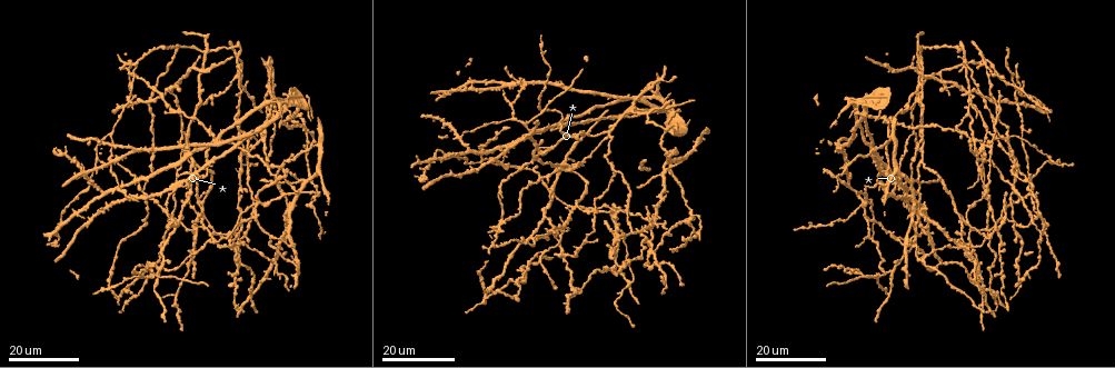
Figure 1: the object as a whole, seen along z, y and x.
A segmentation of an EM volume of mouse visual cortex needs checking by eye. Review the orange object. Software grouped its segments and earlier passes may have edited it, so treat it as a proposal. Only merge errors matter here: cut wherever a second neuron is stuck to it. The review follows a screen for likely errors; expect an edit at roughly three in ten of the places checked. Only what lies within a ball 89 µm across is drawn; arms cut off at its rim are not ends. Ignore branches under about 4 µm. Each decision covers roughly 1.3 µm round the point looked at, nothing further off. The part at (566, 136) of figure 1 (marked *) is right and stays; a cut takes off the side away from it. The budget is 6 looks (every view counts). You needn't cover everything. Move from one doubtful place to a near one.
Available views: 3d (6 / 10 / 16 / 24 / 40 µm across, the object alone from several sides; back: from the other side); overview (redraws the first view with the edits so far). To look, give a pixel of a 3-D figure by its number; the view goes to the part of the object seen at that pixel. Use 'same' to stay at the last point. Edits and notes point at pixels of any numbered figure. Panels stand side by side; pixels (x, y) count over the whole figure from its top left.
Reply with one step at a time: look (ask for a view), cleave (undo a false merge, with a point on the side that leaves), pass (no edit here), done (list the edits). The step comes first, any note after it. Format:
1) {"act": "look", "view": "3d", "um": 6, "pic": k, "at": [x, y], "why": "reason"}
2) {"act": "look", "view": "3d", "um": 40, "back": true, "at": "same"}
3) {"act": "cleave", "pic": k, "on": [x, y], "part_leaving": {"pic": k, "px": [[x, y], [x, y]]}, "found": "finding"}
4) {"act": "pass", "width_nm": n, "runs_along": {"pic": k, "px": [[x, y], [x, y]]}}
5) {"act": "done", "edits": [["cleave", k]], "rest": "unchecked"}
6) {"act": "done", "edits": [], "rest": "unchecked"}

{"act": "look", "view": "3d", "um": 16, "pic": 1, "at": [867, 203], "why": "arms part here"}

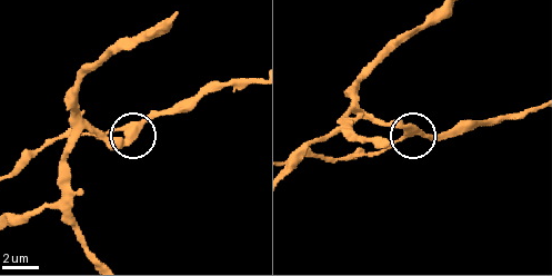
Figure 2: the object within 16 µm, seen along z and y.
{"act": "look", "view": "3d", "um": 10, "pic": 2, "at": [410, 133]}

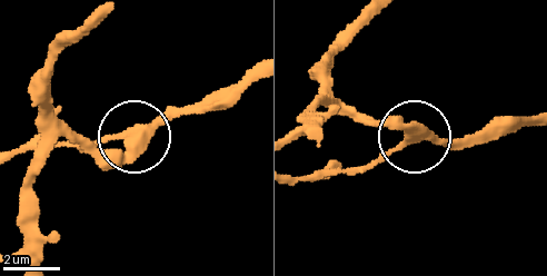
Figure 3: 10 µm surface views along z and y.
{"act": "cleave", "pic": 3, "on": [373, 164], "width_nm": 340, "part_leaving": {"pic": 3, "px": [[407, 140], [352, 169], [295, 176]]}, "found": "a second neuron is stuck on"}

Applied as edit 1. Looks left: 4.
{"act": "look", "view": "overview"}

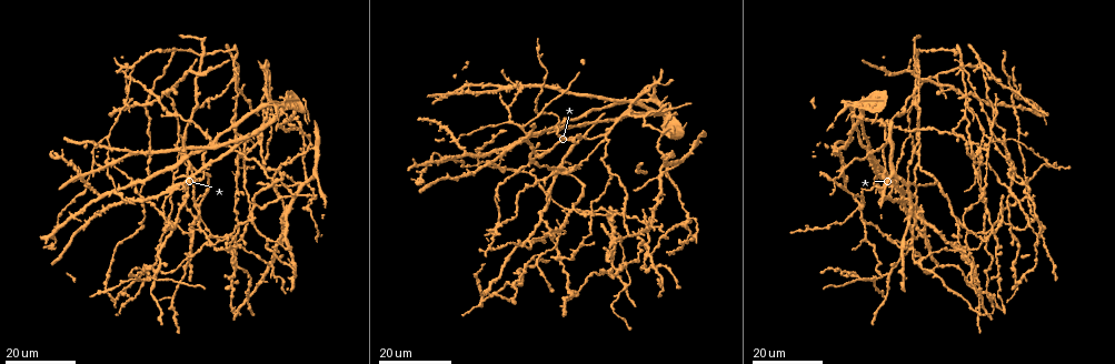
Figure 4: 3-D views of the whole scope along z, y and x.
{"act": "look", "view": "3d", "um": 24, "pic": 4, "at": [268, 117]}

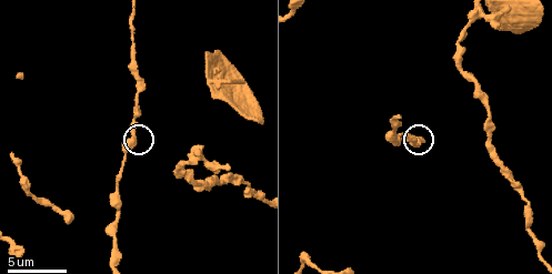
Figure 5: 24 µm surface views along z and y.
{"act": "look", "view": "3d", "um": 10, "pic": 5, "at": [133, 137]}

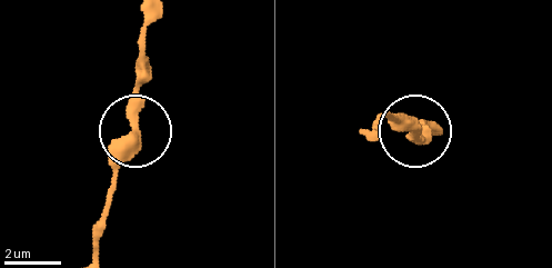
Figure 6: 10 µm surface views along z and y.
{"act": "pass", "side_arm_um": 15, "found": "all the same neuron"}

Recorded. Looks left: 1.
{"act": "done", "edits": [["cleave", 3]], "rest": "unchecked"}

